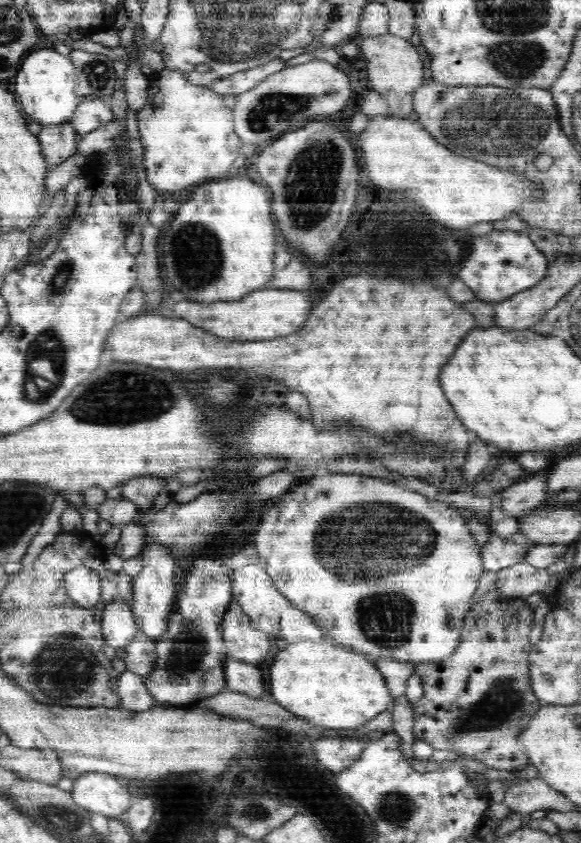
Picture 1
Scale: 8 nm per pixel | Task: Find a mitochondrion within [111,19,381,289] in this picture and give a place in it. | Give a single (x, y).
(309, 194)

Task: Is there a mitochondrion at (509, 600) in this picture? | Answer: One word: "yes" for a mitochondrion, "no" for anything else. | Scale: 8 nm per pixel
no

